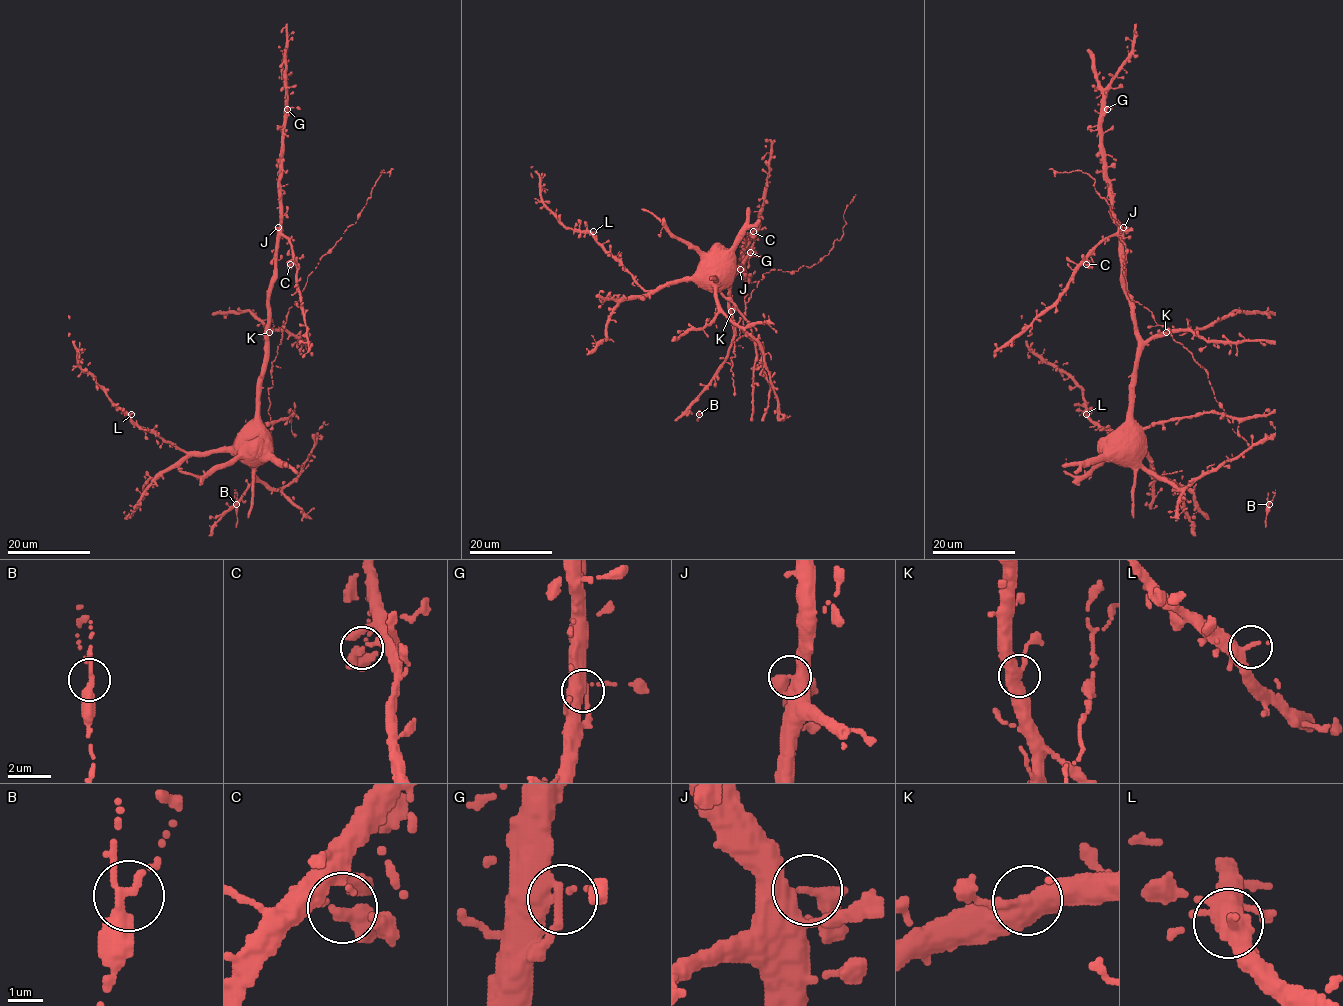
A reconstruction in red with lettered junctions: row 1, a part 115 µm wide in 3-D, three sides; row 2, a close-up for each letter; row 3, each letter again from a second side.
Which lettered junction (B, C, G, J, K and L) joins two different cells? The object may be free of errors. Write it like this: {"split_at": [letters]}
{"split_at": []}

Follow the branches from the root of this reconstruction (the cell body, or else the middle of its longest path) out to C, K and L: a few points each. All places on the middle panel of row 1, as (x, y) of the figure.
C: (712, 273), (719, 273), (729, 283), (731, 274), (751, 250), (756, 229), (753, 231)
K: (712, 273), (719, 273), (727, 284), (731, 311)
L: (712, 273), (698, 274), (691, 279), (645, 290), (597, 241), (593, 231)

